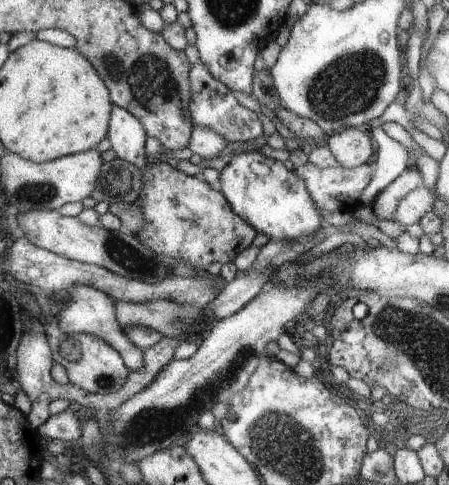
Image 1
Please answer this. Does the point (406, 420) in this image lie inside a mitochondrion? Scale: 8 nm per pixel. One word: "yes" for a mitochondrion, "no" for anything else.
no

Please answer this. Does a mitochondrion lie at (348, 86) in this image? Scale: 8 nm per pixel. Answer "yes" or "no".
yes

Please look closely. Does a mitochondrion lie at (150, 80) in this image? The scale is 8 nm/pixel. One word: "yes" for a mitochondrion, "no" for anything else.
yes

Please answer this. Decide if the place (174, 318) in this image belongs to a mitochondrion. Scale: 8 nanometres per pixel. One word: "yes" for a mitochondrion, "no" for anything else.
yes

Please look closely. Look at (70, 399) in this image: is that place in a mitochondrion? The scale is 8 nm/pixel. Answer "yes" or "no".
no

